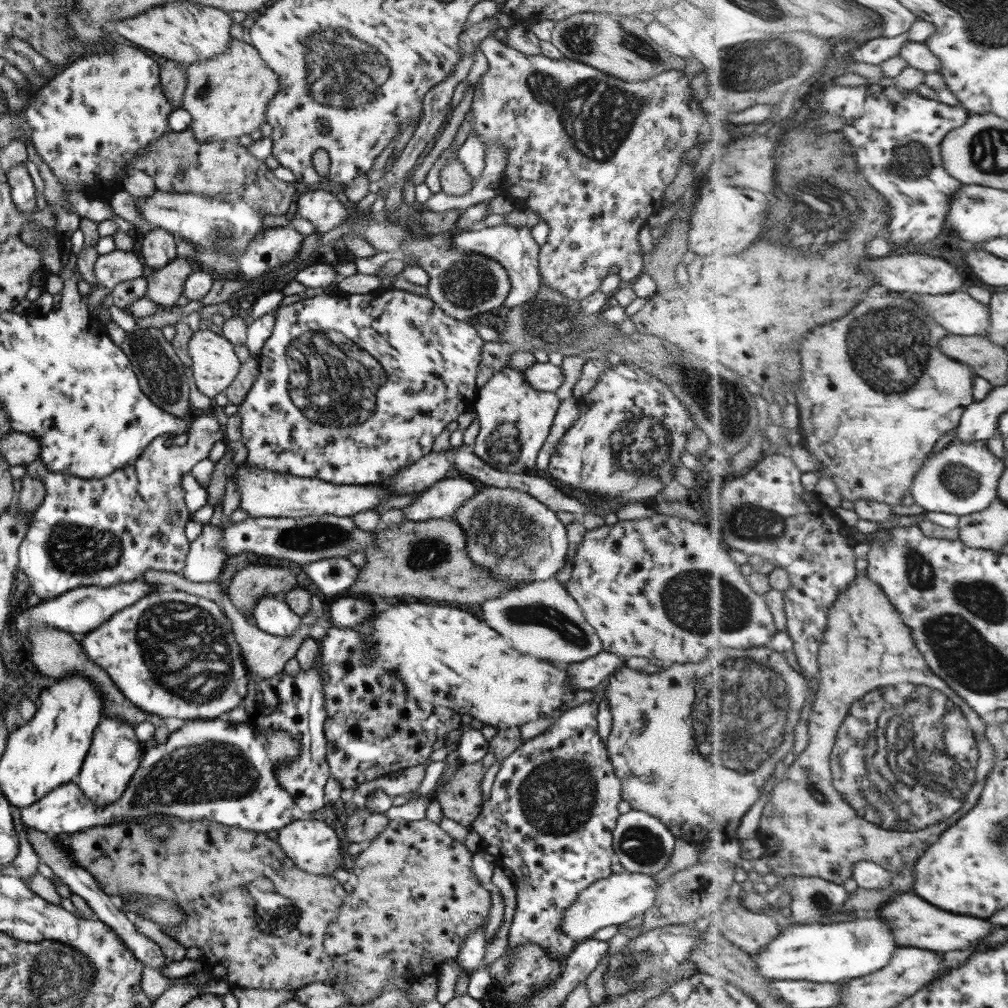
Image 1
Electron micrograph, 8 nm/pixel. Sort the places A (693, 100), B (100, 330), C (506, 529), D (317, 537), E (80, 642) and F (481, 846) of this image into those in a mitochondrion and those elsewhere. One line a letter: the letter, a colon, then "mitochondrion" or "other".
A: other
B: other
C: mitochondrion
D: mitochondrion
E: other
F: other

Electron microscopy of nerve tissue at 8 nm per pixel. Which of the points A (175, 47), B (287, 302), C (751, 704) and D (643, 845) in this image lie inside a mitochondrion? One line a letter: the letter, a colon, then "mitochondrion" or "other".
A: other
B: other
C: mitochondrion
D: mitochondrion

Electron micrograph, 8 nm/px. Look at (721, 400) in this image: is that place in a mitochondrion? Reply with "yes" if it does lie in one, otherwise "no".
yes

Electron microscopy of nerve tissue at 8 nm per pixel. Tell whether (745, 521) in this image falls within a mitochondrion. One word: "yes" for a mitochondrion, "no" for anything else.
yes

